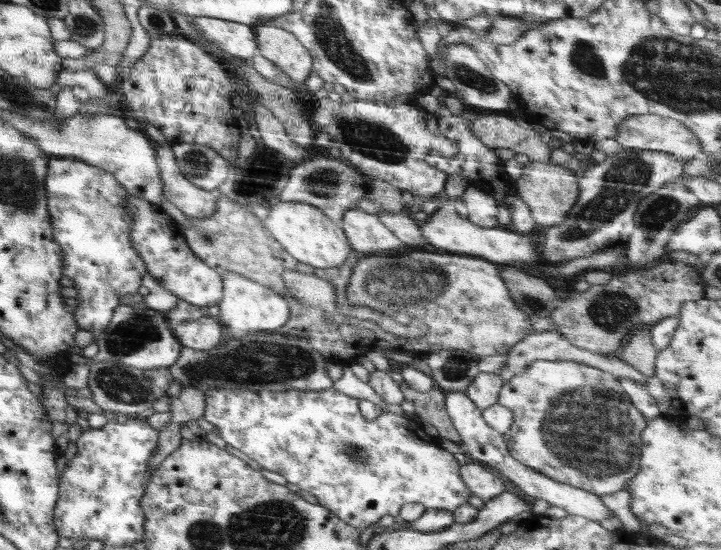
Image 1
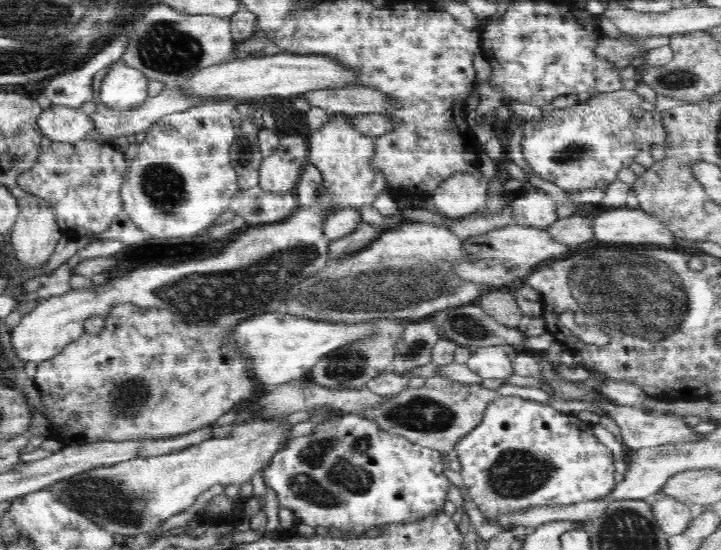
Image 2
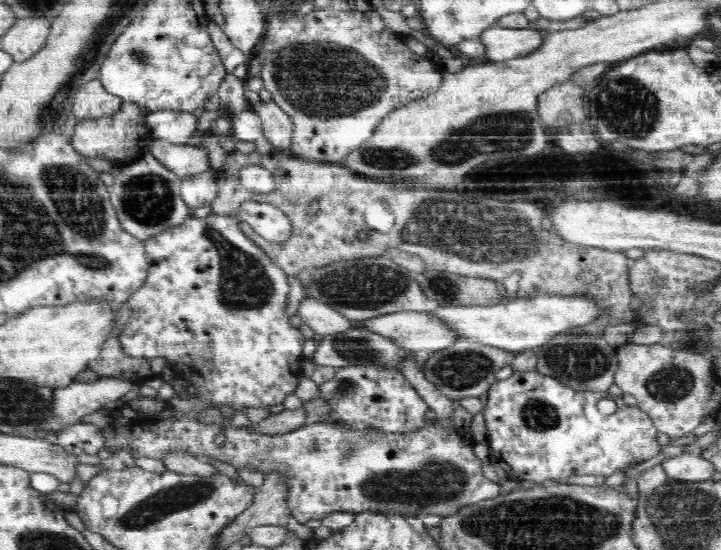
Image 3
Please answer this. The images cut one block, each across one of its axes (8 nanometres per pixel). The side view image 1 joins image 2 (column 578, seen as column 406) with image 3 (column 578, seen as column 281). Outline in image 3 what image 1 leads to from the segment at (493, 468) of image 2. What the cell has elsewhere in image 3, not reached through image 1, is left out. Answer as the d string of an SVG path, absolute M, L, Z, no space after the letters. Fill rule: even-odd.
M536 369L513 372L506 380L497 380L484 397L486 404L484 419L488 429L488 444L492 448L492 461L499 463L508 478L542 483L544 480L559 480L574 474L602 475L607 478L615 472L626 471L635 464L644 462L661 452L657 431L652 420L638 406L624 404L623 398L604 392L577 392L552 376L545 376ZM614 400L617 410L614 414L600 414L598 402Z

